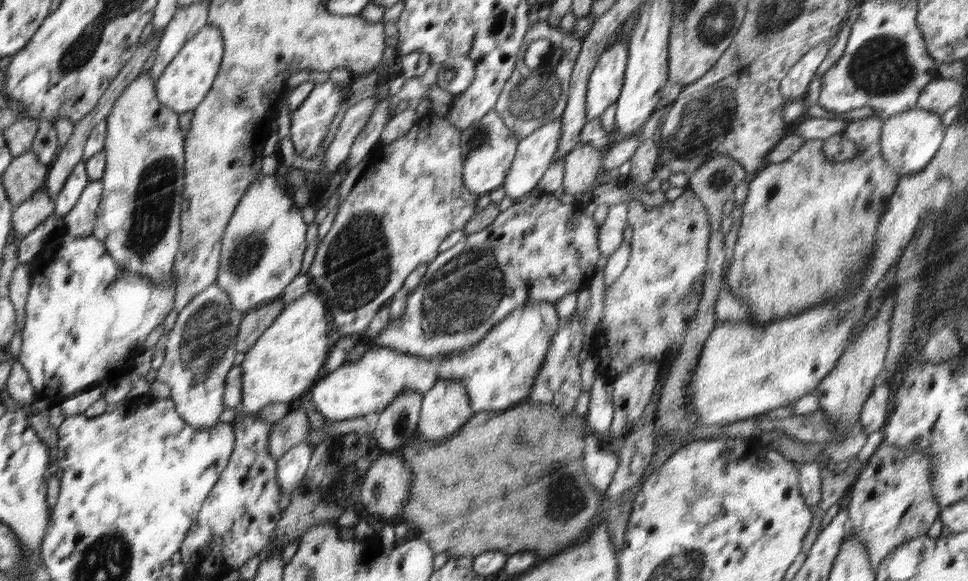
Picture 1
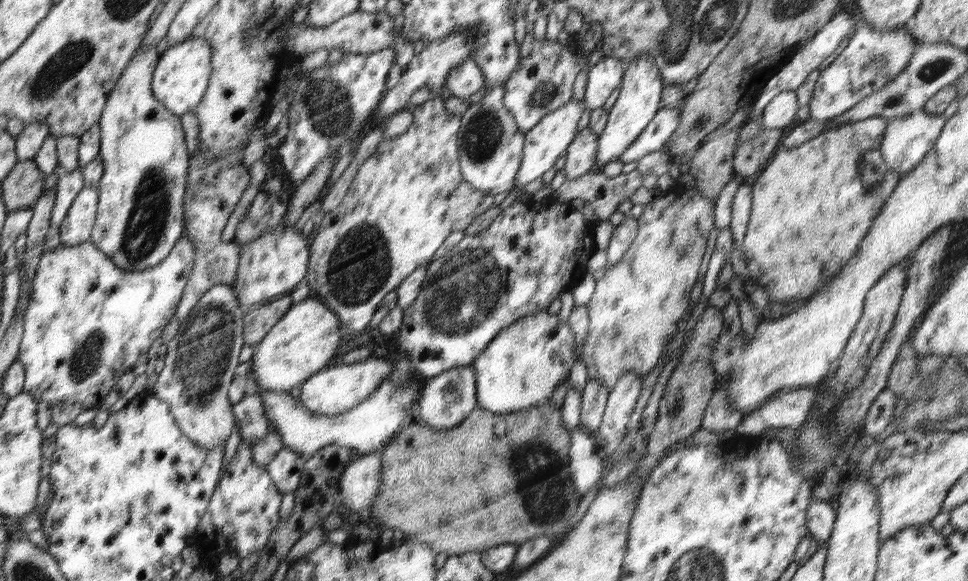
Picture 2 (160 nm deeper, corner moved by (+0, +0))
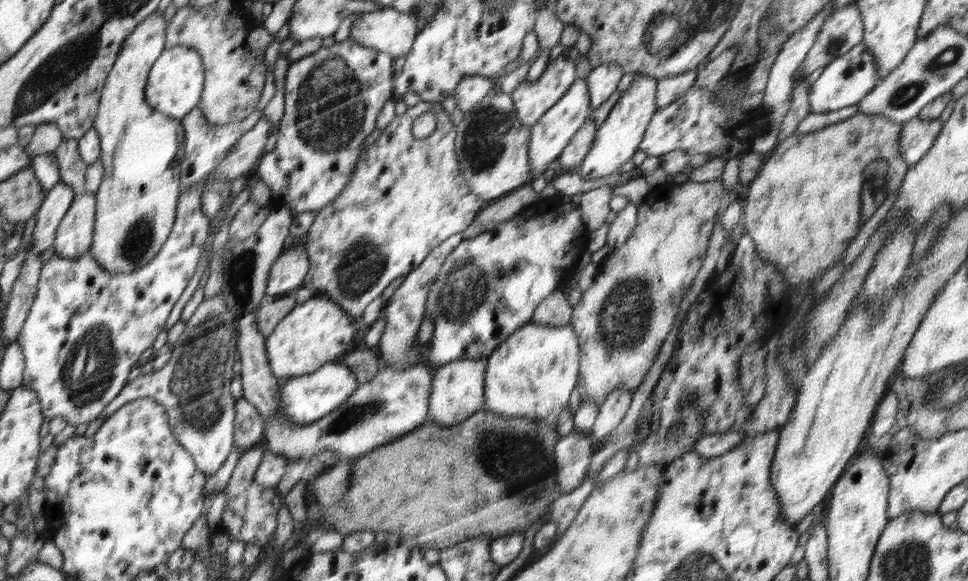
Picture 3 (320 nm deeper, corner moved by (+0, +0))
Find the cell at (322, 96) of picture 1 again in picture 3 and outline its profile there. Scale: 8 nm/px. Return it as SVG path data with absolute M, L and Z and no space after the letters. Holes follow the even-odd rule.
M349 36L343 42L322 47L309 56L293 61L285 76L286 104L279 124L278 142L272 152L258 160L256 166L256 178L270 188L272 199L268 207L272 211L289 206L294 217L297 214L306 216L325 208L346 189L353 178L358 158L363 154L361 148L364 139L375 130L378 113L394 94L392 66L395 59L390 53L362 46Z

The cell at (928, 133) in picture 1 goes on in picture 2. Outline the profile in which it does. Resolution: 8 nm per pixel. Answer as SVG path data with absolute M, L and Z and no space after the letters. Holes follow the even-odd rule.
M916 111L904 117L884 120L886 120L886 131L878 149L884 158L884 164L888 166L888 171L900 174L900 176L911 172L924 160L947 122L942 115L925 111Z

